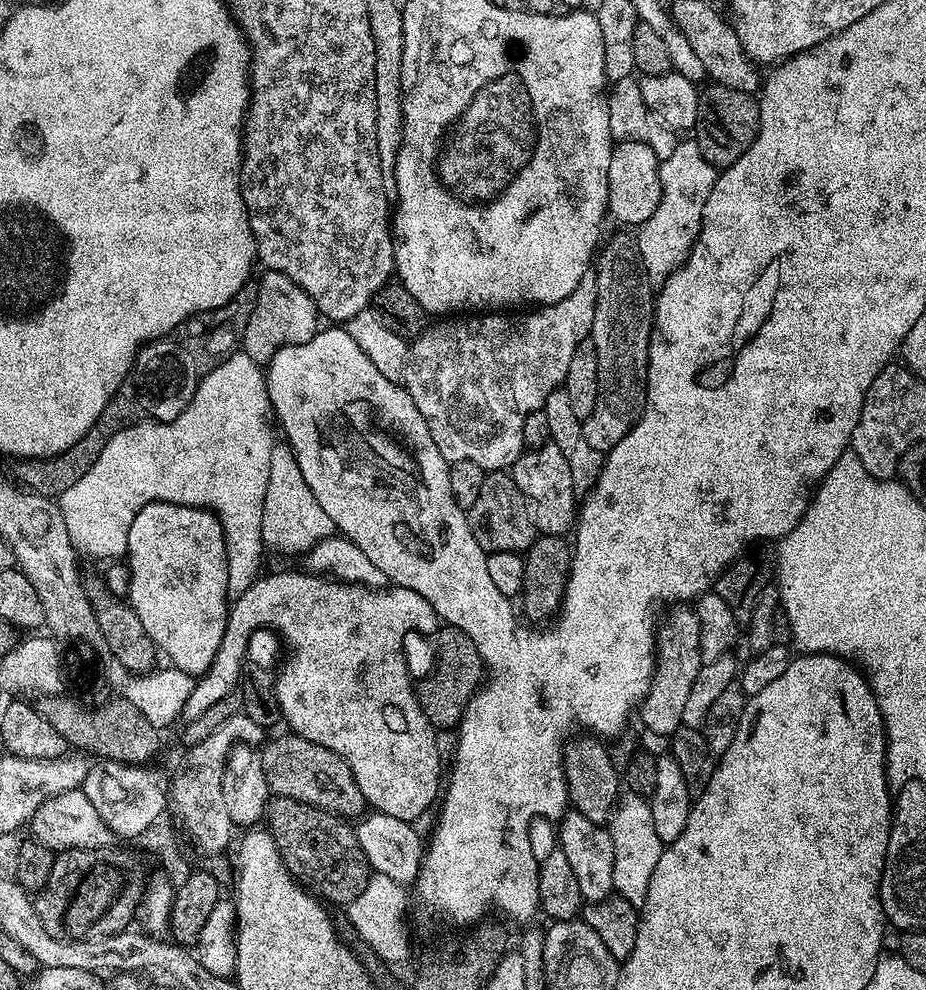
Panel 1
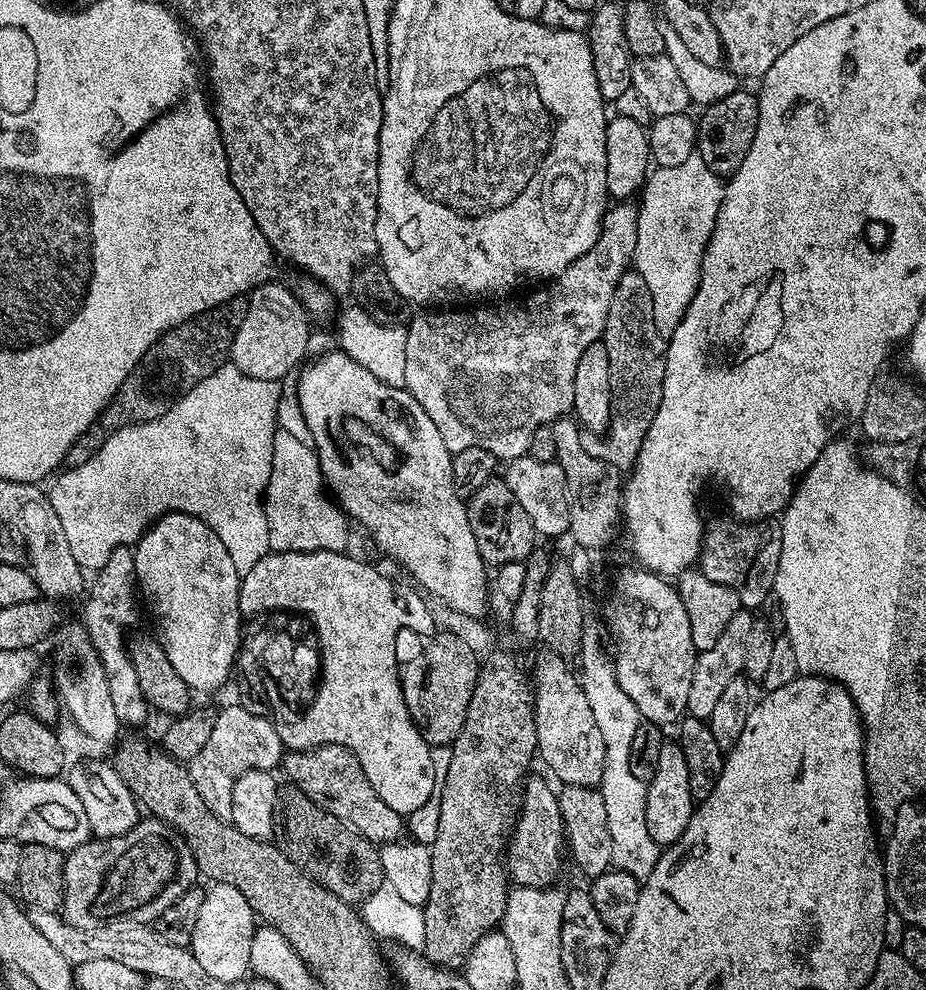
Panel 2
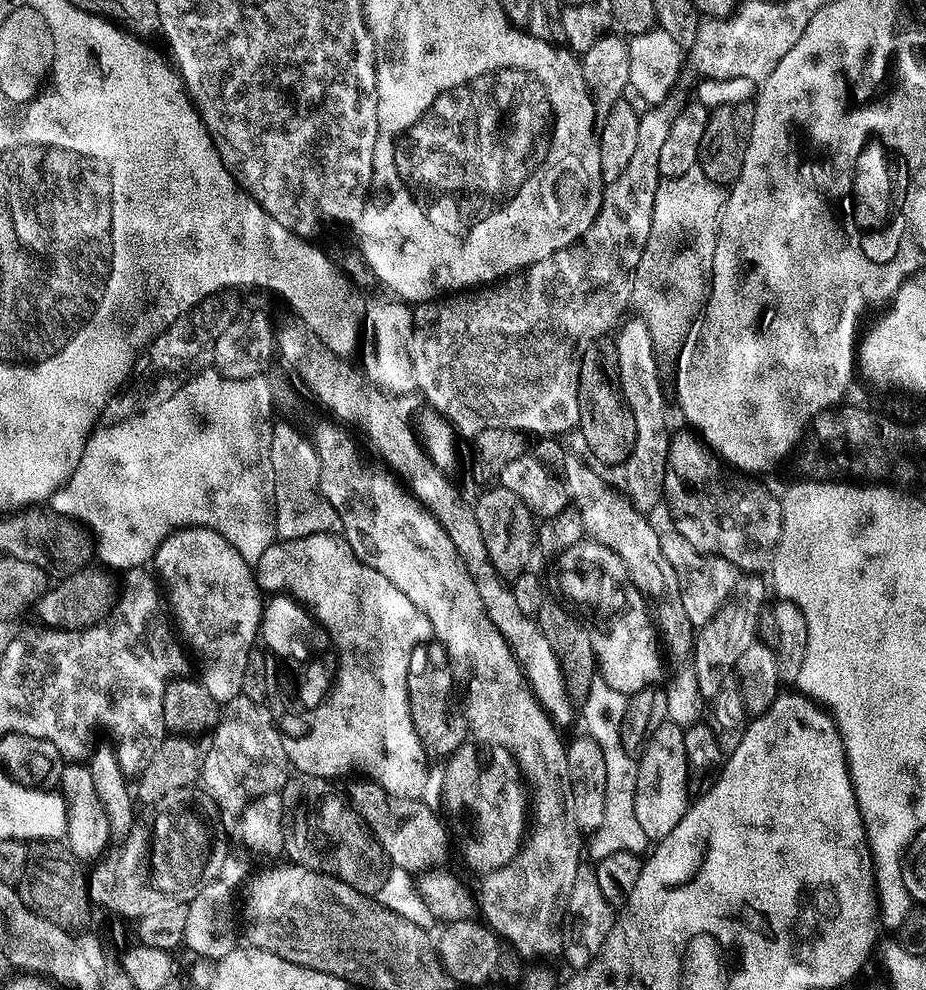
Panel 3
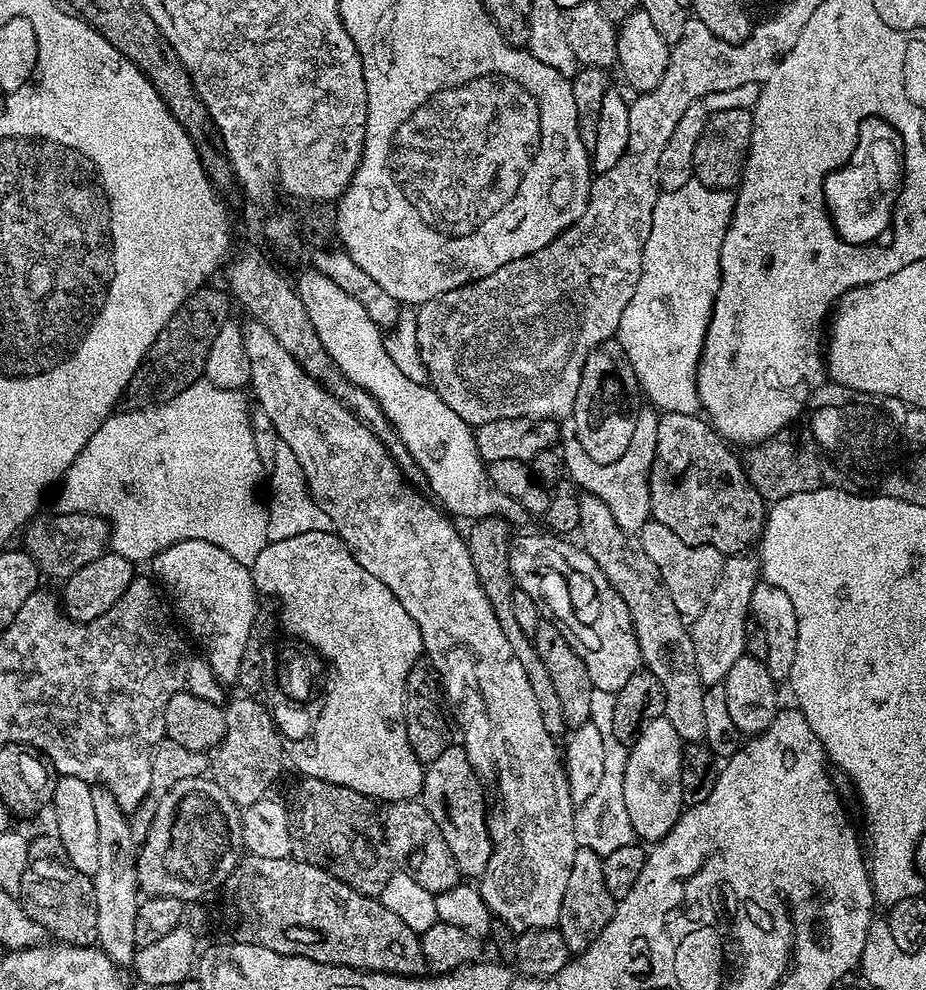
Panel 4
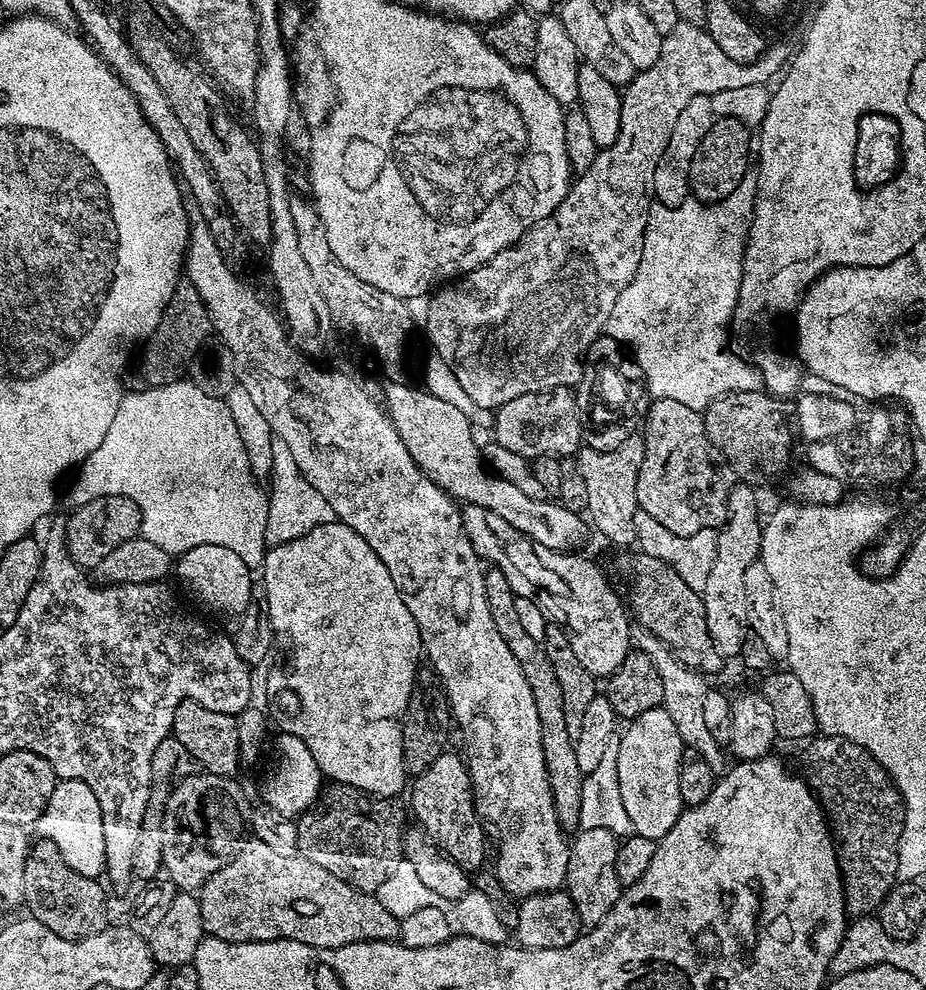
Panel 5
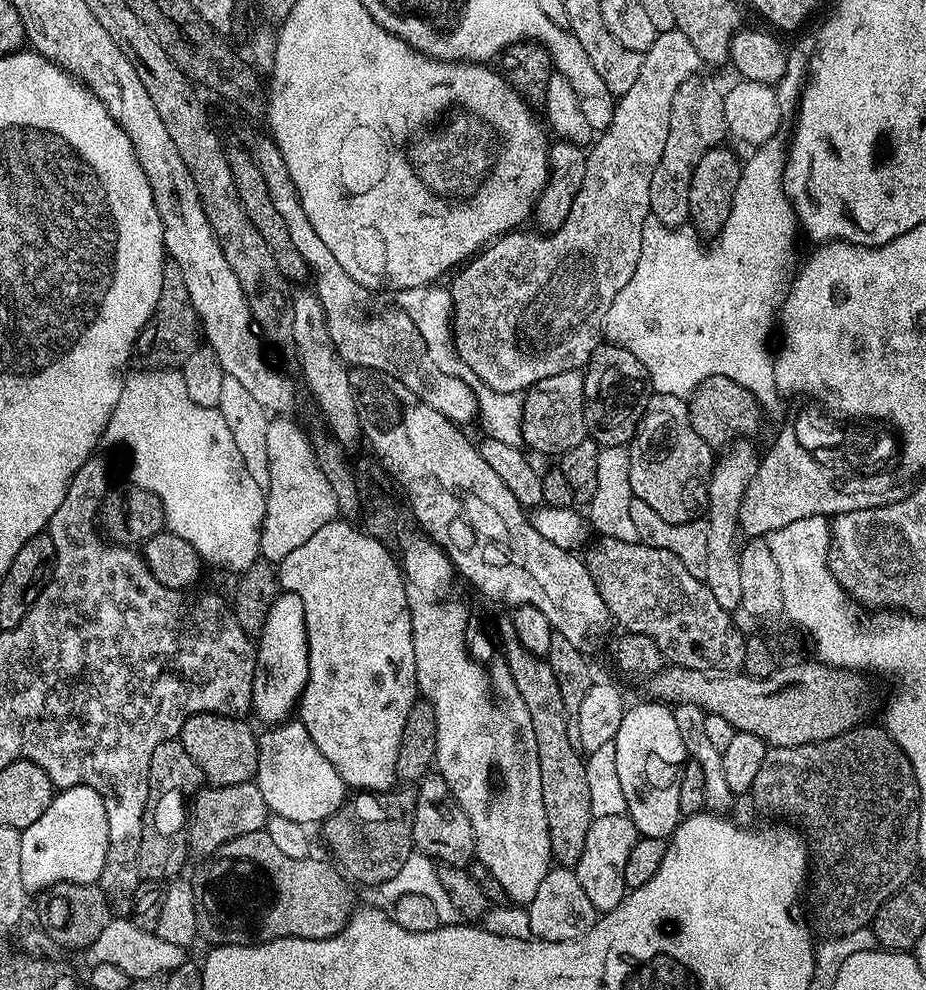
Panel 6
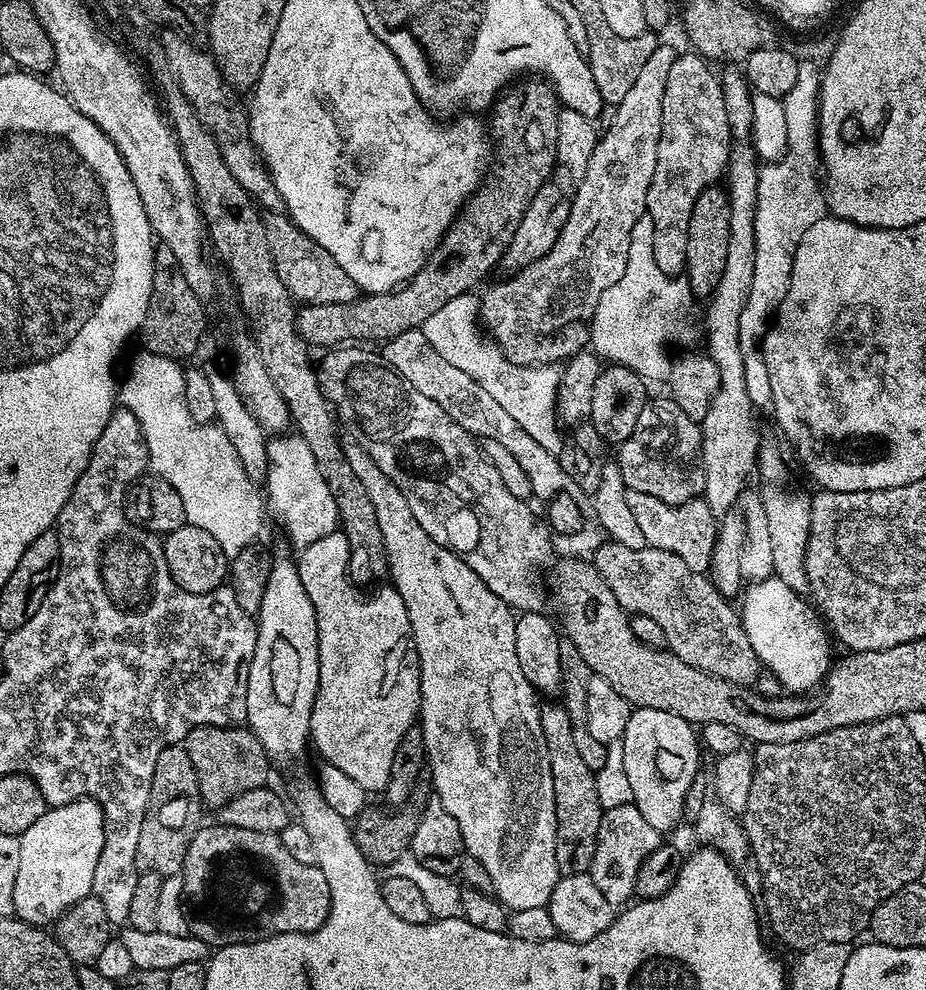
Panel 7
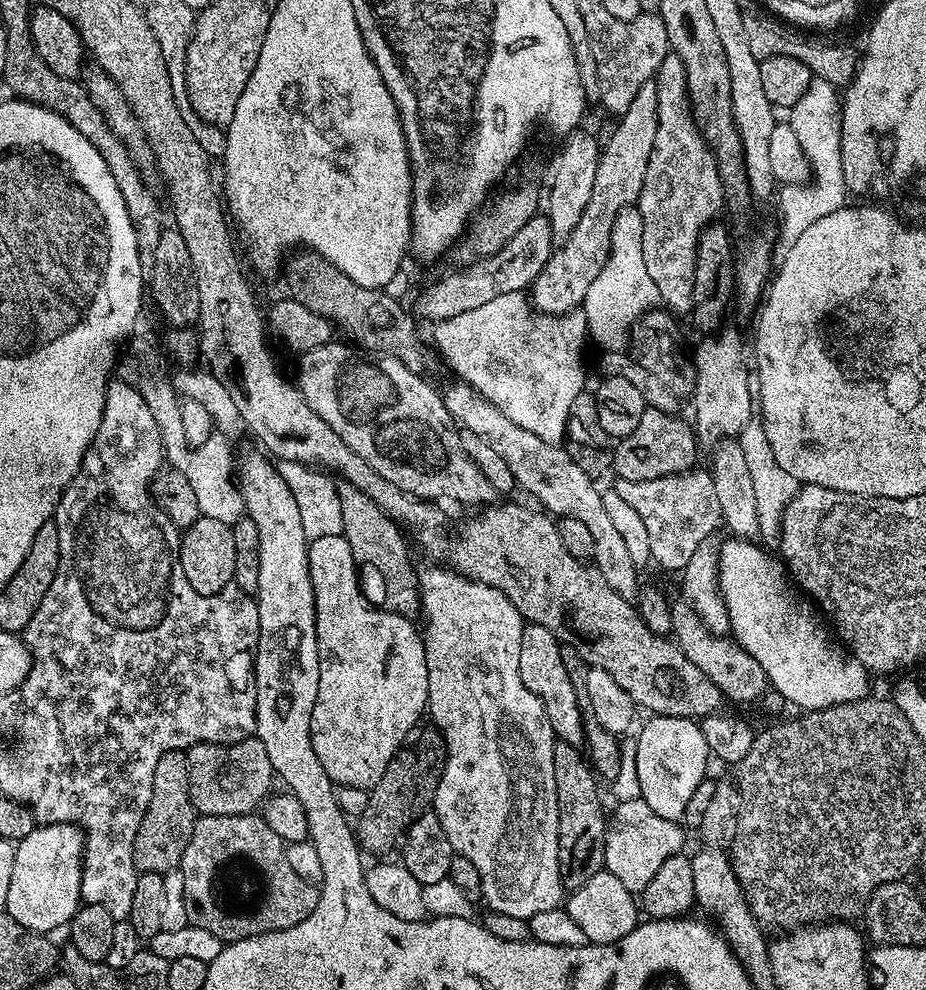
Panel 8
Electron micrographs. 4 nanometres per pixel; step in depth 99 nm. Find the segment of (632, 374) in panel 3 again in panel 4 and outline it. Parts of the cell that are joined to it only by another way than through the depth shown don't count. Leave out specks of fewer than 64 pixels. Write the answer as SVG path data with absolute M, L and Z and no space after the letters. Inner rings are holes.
M651 406L641 407L636 413L634 434L630 434L630 446L626 446L626 454L622 454L618 462L609 464L594 462L594 458L590 458L590 454L586 454L586 450L582 450L582 446L575 442L569 442L565 448L562 448L564 471L572 483L587 495L602 498L602 502L610 506L610 514L614 514L614 522L618 522L622 531L629 534L638 534L652 514L648 474L656 457L659 421L657 409Z

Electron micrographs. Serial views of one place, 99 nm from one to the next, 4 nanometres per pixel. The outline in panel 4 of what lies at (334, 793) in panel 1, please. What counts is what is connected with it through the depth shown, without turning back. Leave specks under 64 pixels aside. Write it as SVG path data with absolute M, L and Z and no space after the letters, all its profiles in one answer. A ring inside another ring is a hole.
M419 799L394 800L385 808L388 809L382 812L382 844L388 847L387 855L399 871L414 878L419 886L433 894L445 892L461 883L458 862L454 862L454 854L450 854L450 846L446 846L446 838L442 838L438 822L430 818L430 810L426 810L423 802Z

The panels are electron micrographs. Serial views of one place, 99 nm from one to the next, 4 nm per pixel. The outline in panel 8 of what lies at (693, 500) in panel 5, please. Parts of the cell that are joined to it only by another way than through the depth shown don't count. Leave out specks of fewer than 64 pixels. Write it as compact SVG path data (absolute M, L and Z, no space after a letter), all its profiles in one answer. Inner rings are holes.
M645 407L637 428L615 445L612 458L615 475L622 480L642 482L689 471L697 463L698 441L693 425L680 419L679 415L662 414L662 410Z

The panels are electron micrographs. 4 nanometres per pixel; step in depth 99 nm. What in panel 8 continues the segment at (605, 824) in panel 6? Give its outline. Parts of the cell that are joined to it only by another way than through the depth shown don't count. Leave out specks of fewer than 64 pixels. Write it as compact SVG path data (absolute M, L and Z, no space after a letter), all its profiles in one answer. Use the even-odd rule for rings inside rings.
M642 799L622 801L615 807L616 809L613 812L611 809L610 815L607 817L608 833L604 843L604 868L610 874L614 874L618 881L622 882L622 886L626 886L626 890L638 894L644 889L646 882L650 882L650 878L654 878L654 873L662 866L662 862L666 862L666 858L681 855L683 848L680 847L684 844L686 832L677 821L654 814L654 810L650 810L650 806L646 806L646 802Z

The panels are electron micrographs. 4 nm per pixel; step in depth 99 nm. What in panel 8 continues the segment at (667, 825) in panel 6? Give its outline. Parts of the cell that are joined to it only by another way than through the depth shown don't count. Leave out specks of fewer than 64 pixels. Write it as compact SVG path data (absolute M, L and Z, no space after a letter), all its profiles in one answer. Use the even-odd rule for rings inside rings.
M652 716L644 724L644 729L637 735L637 776L641 786L640 799L654 810L654 814L662 818L683 821L686 814L686 802L698 790L698 782L702 782L709 775L708 760L710 753L706 746L706 738L702 738L702 730L695 719L687 720L681 716Z

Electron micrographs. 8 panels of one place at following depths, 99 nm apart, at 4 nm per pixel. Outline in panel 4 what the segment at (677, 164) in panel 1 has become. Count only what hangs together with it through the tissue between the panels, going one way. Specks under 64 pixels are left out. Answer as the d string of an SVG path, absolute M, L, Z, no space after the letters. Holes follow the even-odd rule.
M696 179L686 182L686 186L679 190L661 191L656 197L650 238L646 238L642 254L642 274L638 278L634 298L630 298L626 310L622 310L614 340L620 343L625 356L623 359L626 364L628 359L630 372L632 367L631 375L639 391L643 395L645 392L648 395L647 403L661 413L694 416L701 411L700 395L696 389L696 365L700 363L704 335L708 333L708 320L712 317L712 307L720 289L720 251L735 205L735 191L707 188Z

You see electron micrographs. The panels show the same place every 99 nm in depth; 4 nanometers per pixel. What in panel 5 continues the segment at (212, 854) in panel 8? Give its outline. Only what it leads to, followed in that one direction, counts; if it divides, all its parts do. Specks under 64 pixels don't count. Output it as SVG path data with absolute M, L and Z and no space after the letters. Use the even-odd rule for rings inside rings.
M255 838L245 839L228 857L226 866L210 874L208 881L198 889L198 899L205 933L235 944L297 940L315 948L337 948L363 940L395 941L400 934L399 919L382 906L375 894L358 890L342 882L342 878L334 878L330 870L322 870L322 866L310 862L310 858L278 854L270 850L266 842Z

